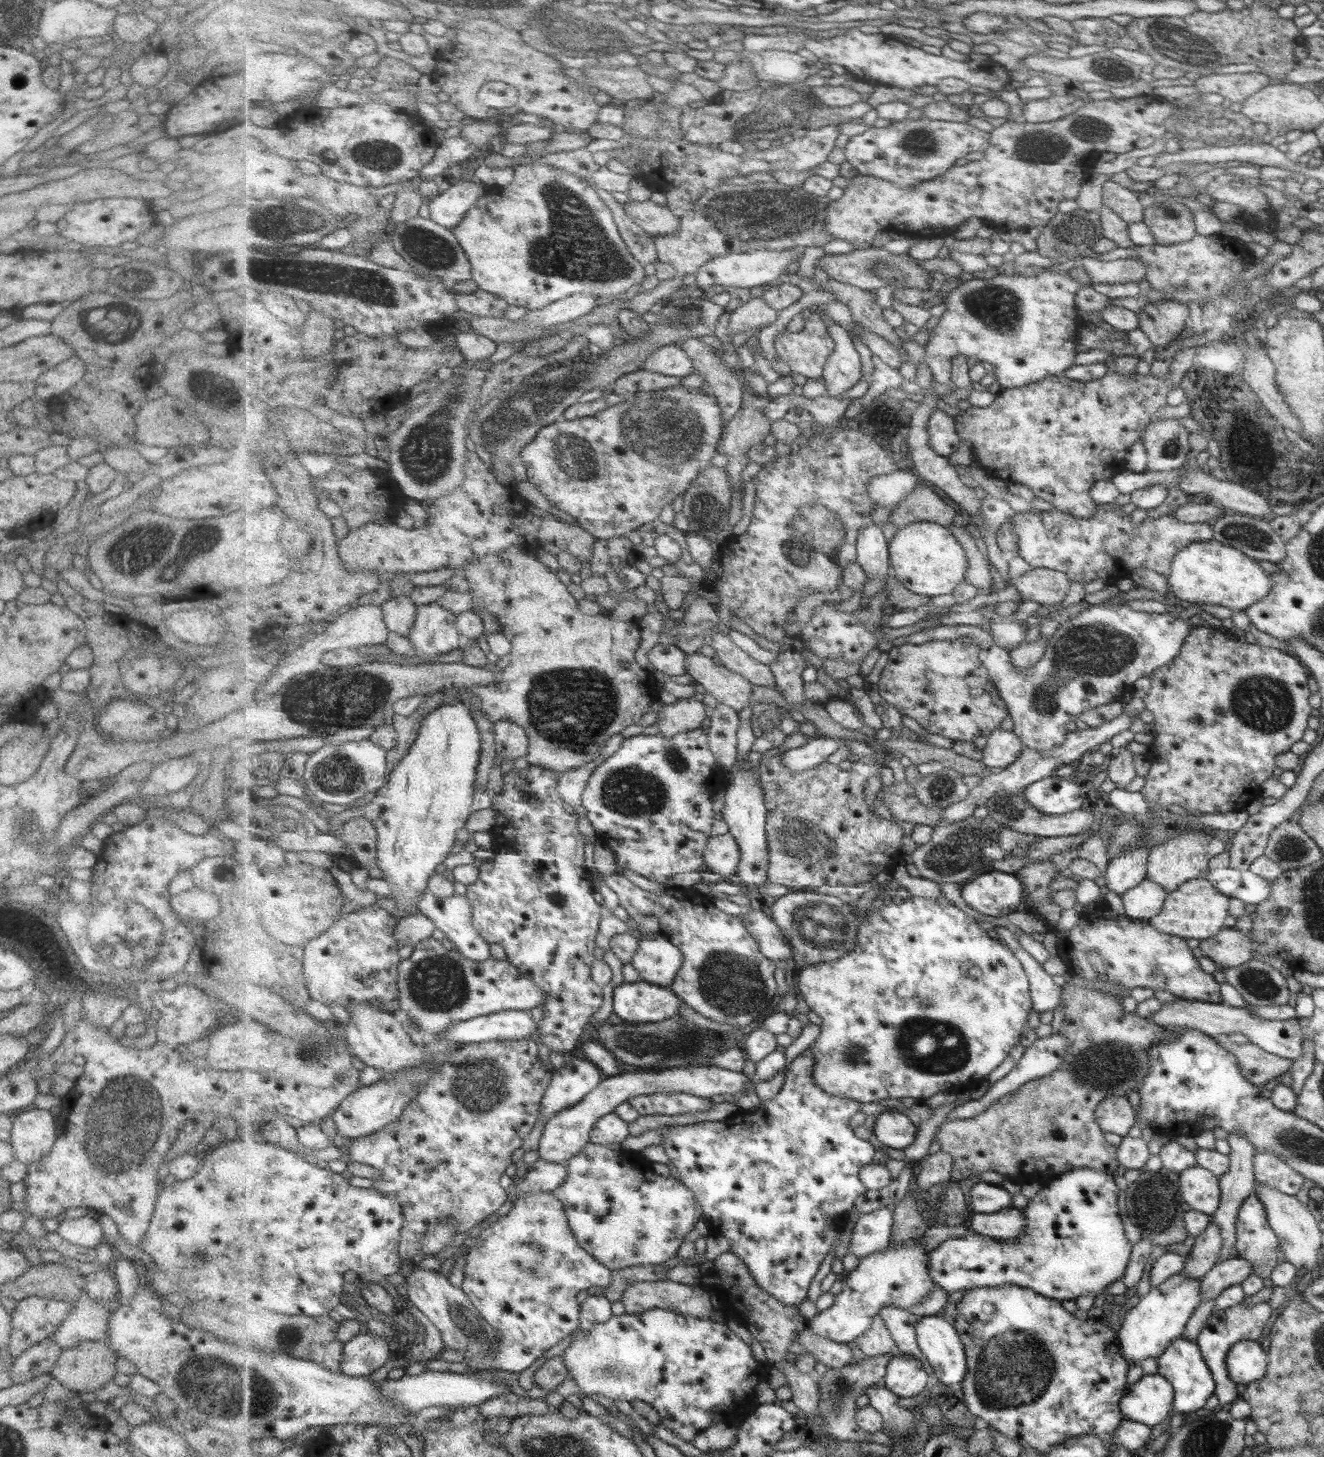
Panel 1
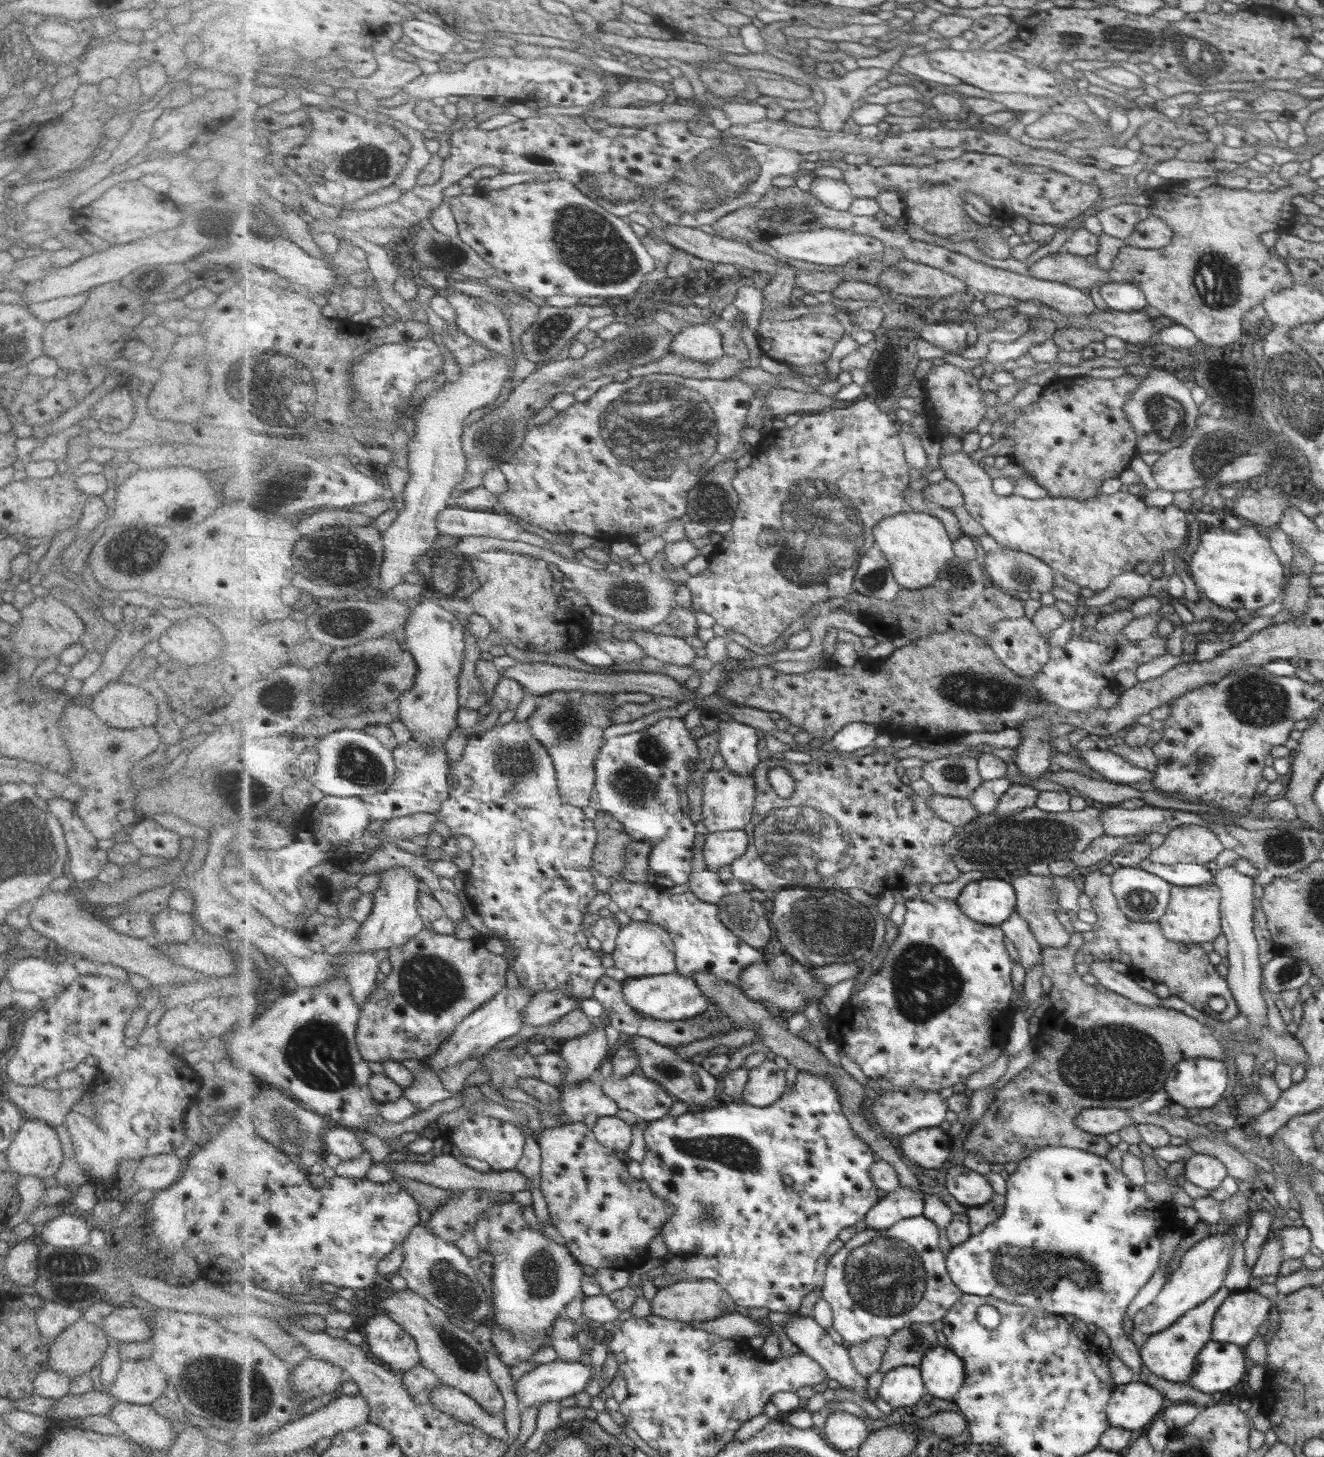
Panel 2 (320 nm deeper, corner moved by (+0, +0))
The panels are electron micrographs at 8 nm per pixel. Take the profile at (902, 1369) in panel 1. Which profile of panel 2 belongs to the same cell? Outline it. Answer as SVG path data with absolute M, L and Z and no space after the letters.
M899 1366L884 1374L880 1395L894 1408L916 1406L929 1392L922 1367Z

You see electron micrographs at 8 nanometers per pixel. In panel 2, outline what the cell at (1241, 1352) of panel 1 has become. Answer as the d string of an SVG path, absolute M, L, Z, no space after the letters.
M1210 1340L1197 1354L1194 1367L1196 1370L1187 1383L1204 1394L1230 1390L1246 1372L1240 1346L1214 1340Z

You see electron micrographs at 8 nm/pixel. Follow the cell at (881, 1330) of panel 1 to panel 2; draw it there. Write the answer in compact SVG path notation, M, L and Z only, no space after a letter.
M882 1336L873 1338L870 1342L848 1346L860 1374L863 1374L866 1378L872 1378L874 1374L881 1372L890 1345L891 1339Z

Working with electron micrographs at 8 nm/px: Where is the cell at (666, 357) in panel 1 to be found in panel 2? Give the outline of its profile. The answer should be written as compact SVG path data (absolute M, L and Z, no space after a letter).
M710 323L689 325L674 339L671 352L698 362L715 361L727 354L724 337Z

